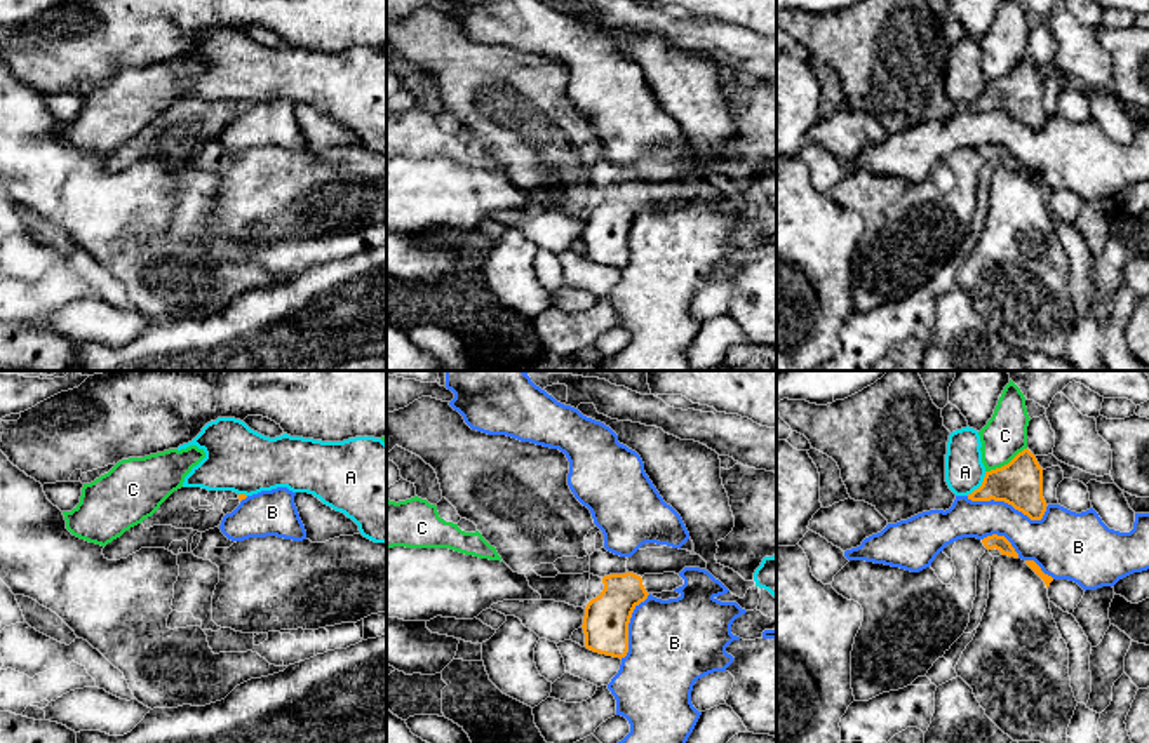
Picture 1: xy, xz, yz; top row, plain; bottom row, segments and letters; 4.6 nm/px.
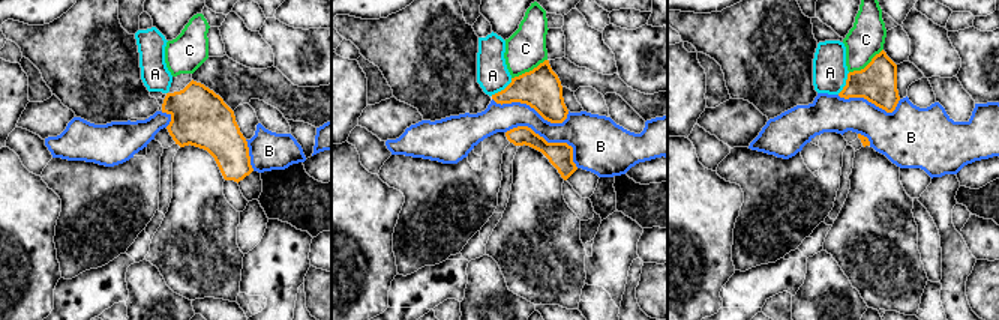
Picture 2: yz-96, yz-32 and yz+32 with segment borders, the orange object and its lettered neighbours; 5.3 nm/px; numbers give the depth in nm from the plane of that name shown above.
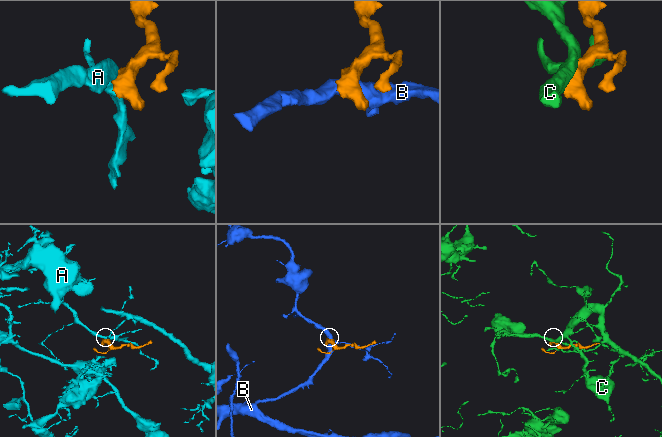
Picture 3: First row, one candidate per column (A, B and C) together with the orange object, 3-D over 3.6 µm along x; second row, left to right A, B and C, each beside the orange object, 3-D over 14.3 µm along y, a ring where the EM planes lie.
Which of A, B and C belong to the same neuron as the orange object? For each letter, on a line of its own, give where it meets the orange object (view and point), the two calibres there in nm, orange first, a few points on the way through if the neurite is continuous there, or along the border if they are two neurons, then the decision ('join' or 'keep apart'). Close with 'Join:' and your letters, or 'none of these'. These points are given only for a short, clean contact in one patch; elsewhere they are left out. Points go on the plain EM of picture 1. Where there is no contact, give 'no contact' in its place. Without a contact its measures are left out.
A: meets orange in yz at (981, 96); 200 nm thick on the orange side, 180 nm on the other; border along yz (986, 82), (981, 94), (967, 105); keep apart
B: meets orange in yz at (1010, 113); 200 nm thick on the orange side, 220 nm on the other; keep apart
C: meets orange in yz at (1005, 75); 200 nm thick on the orange side, 200 nm on the other; keep apart
Join: none of these

